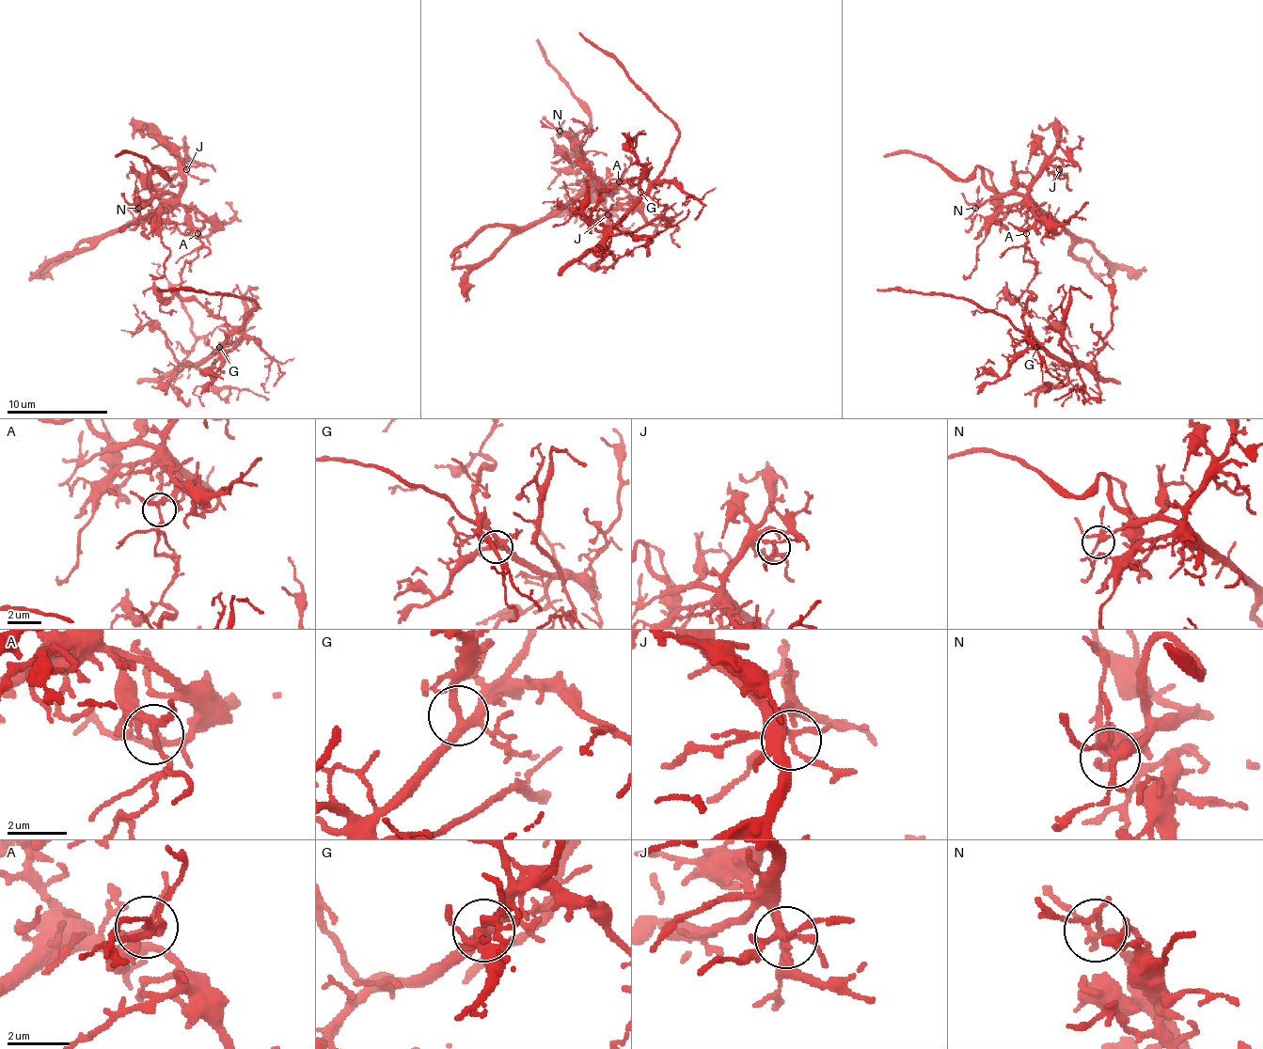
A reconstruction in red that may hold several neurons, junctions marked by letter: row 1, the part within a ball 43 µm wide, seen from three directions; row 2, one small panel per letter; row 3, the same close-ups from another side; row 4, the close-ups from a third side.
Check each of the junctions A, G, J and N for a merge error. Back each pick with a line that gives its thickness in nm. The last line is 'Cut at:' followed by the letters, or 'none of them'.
A: 200 nm thick
Cut at: A

